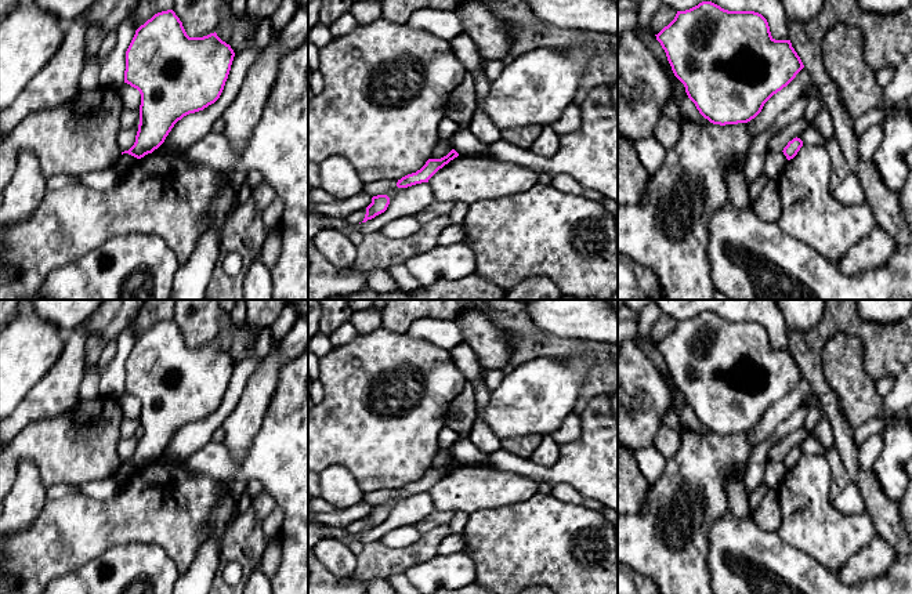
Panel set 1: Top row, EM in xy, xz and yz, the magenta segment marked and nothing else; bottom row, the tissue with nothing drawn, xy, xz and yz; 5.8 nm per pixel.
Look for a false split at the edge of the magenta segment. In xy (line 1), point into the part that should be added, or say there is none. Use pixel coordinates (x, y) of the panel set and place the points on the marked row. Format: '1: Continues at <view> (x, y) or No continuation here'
1: No continuation here

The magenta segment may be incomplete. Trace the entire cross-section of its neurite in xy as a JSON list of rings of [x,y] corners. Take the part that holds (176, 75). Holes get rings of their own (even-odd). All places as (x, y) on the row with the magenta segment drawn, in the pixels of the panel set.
[[[173,10],[155,14],[141,25],[126,51],[124,83],[141,94],[140,124],[134,145],[122,152],[137,159],[158,149],[174,127],[189,113],[214,104],[225,86],[235,52],[217,33],[189,37]]]

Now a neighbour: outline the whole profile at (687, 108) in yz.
[[[688,95],[683,97],[677,106],[681,112],[681,116],[696,123],[709,123],[707,119],[705,119],[699,111],[696,109],[695,104],[688,98]]]

